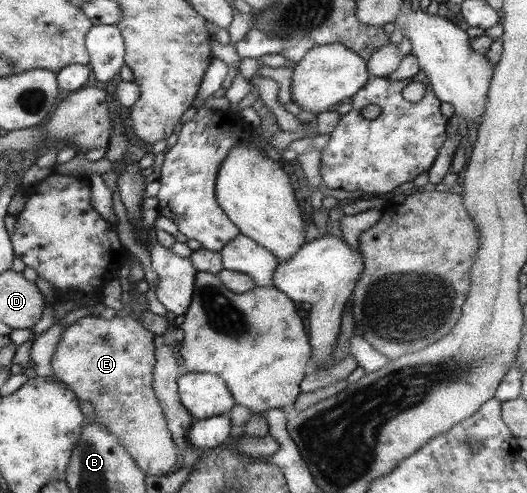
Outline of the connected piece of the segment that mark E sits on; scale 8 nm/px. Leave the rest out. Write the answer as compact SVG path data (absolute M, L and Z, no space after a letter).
M97 315L88 316L81 318L75 322L72 326L69 326L68 329L63 333L60 343L58 344L57 350L54 352L51 366L53 367L53 372L55 373L56 378L61 382L65 383L75 394L76 397L81 402L90 402L93 403L95 407L96 415L98 416L93 423L101 423L103 426L106 426L117 438L120 440L120 443L125 446L127 452L130 452L130 455L135 459L137 466L145 472L146 475L167 475L172 472L173 466L177 464L177 454L175 453L174 440L171 434L171 431L168 429L168 422L159 404L158 398L156 397L155 391L152 387L153 382L153 365L155 364L155 355L154 355L154 346L153 339L155 335L142 326L142 323L129 315L118 315L112 320L102 320Z

